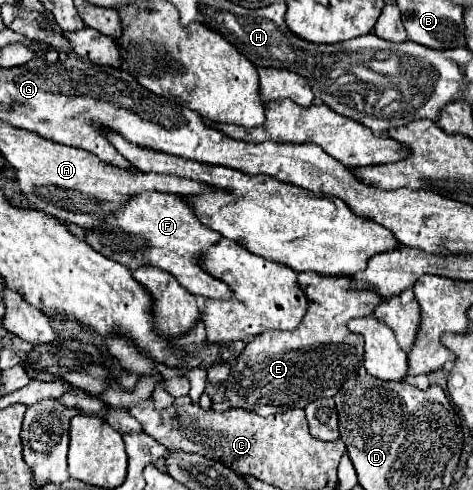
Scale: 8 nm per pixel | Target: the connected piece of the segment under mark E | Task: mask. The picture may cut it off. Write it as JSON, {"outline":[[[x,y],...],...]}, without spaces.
{"outline":[[[300,272],[298,284],[306,292],[310,300],[310,308],[306,316],[302,318],[302,324],[296,330],[272,330],[256,336],[252,342],[246,344],[246,348],[240,352],[234,372],[226,382],[226,398],[238,406],[252,410],[260,416],[270,416],[284,412],[288,408],[306,408],[306,404],[324,398],[324,396],[336,396],[342,388],[342,384],[358,374],[358,368],[364,364],[364,342],[360,334],[354,334],[348,330],[348,320],[356,316],[370,316],[374,314],[374,308],[384,302],[384,298],[372,290],[356,290],[352,288],[350,278],[338,278],[338,276],[318,276],[314,272]]]}

